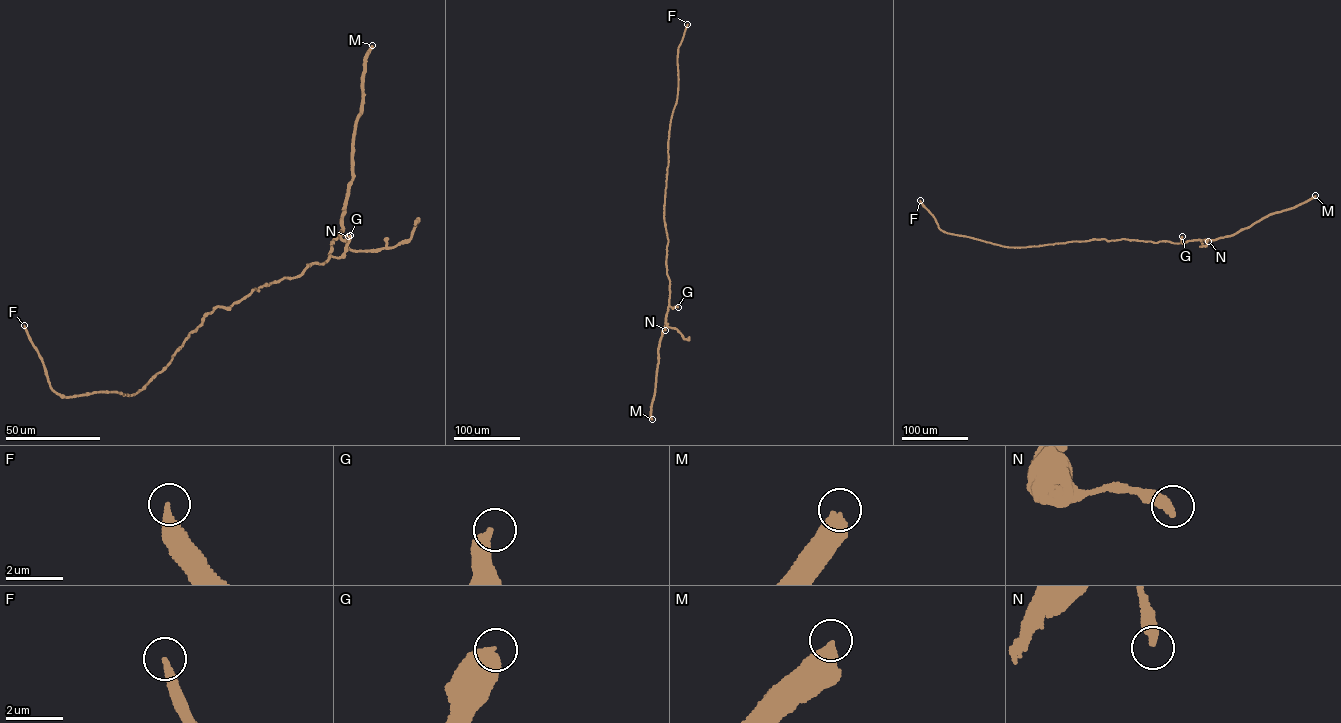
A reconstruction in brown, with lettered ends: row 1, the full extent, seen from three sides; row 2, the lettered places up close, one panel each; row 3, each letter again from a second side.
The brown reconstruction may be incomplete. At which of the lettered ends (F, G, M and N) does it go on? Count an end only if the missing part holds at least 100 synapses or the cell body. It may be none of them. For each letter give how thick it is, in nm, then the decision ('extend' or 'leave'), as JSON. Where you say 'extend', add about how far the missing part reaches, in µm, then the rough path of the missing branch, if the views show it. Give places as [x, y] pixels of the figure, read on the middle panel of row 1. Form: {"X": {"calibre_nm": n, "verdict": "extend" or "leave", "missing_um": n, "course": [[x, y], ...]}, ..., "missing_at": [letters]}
{"F": {"calibre_nm": 280, "verdict": "extend", "missing_um": 130}, "G": {"calibre_nm": 480, "verdict": "leave"}, "M": {"calibre_nm": 550, "verdict": "leave"}, "N": {"calibre_nm": 360, "verdict": "leave"}, "missing_at": ["F"]}

